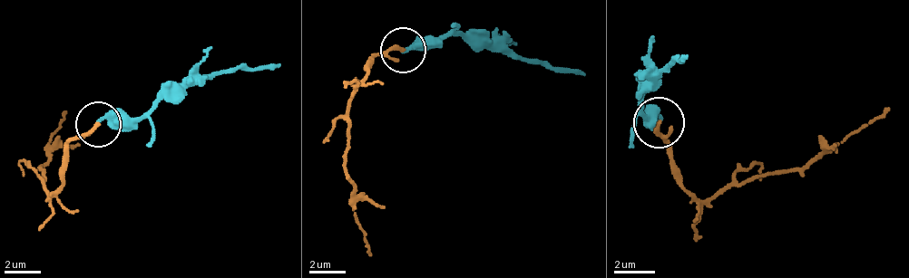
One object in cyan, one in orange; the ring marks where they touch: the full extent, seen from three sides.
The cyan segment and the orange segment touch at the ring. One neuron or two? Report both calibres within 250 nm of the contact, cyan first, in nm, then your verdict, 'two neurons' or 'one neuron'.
280 nm thick on the cyan side, 200 nm on the other; one neuron

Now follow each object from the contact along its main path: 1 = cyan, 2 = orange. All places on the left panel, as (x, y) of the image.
1: (97, 120), (138, 120), (161, 98), (179, 98), (224, 71), (278, 62)
2: (97, 125), (70, 144), (65, 176), (52, 194), (43, 167), (65, 111)

